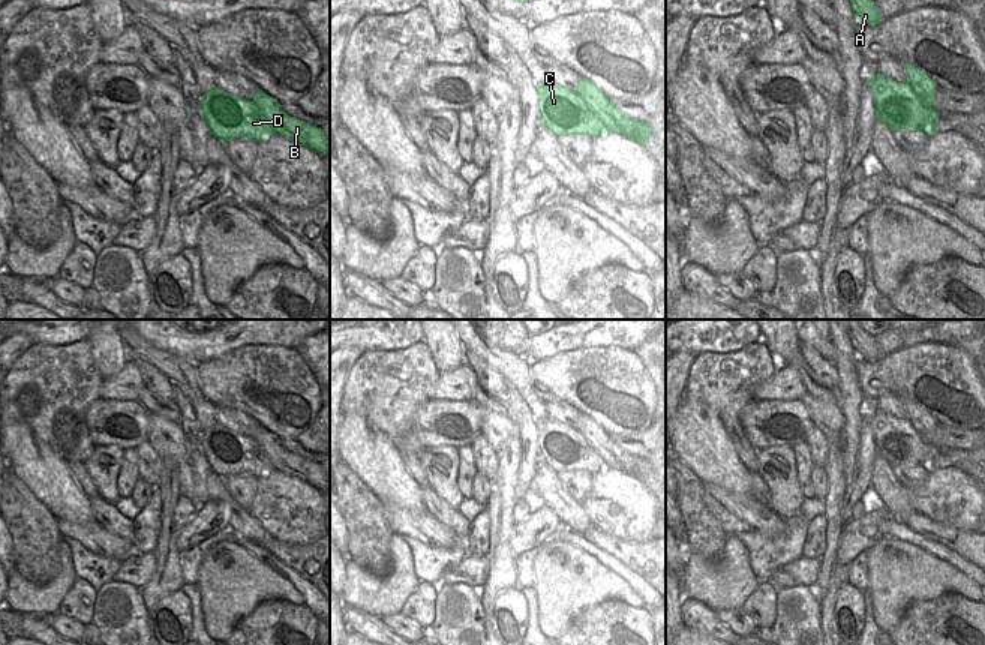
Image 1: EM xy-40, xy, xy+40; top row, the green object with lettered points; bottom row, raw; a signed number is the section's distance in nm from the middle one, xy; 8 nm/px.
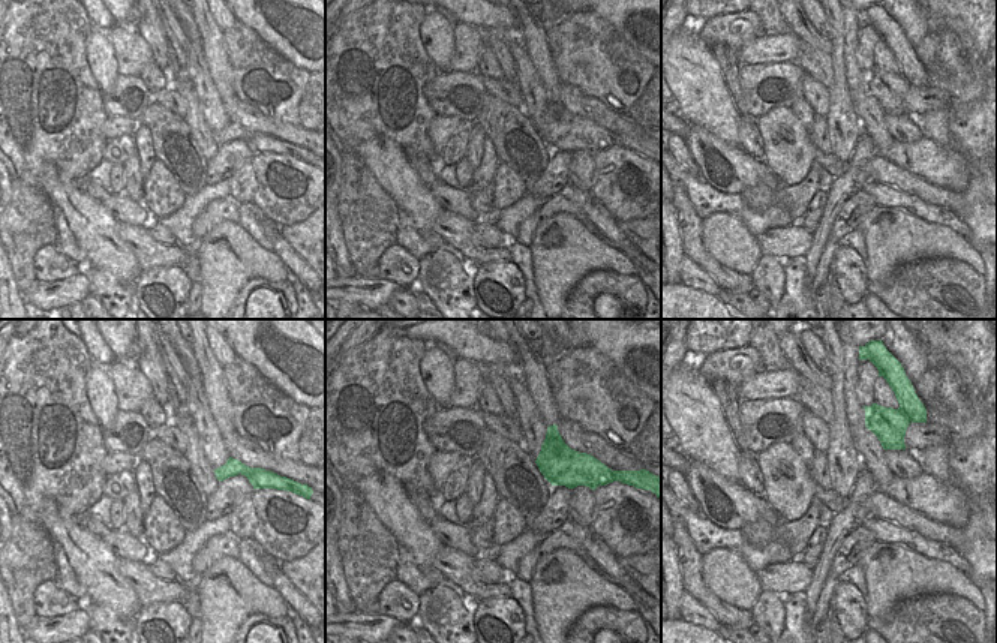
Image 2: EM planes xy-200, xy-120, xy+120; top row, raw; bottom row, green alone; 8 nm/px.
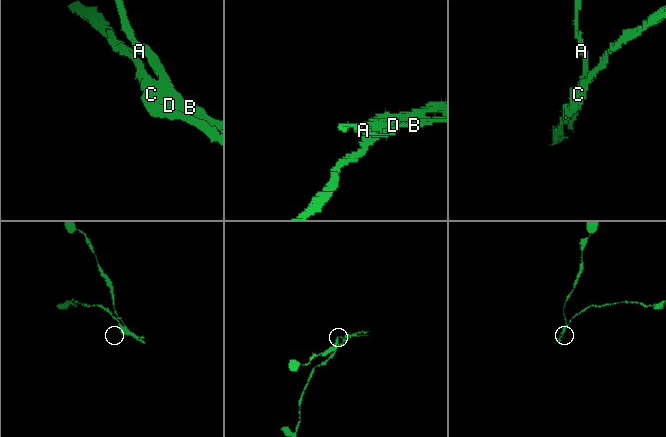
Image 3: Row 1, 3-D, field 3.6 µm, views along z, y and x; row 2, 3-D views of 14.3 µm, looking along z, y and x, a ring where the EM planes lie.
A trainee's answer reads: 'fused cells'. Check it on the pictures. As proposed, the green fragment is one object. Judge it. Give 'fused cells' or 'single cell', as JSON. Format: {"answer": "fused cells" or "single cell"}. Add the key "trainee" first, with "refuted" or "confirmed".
{"trainee": "confirmed", "answer": "fused cells"}

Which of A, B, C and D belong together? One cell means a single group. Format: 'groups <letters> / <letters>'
groups A B / C D

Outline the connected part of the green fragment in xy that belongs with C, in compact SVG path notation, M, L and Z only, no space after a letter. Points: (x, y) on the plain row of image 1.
M550 417L535 423L535 428L538 430L540 462L544 462L553 471L597 474L607 468L606 460L576 428Z

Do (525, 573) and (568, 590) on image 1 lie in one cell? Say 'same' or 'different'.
different

